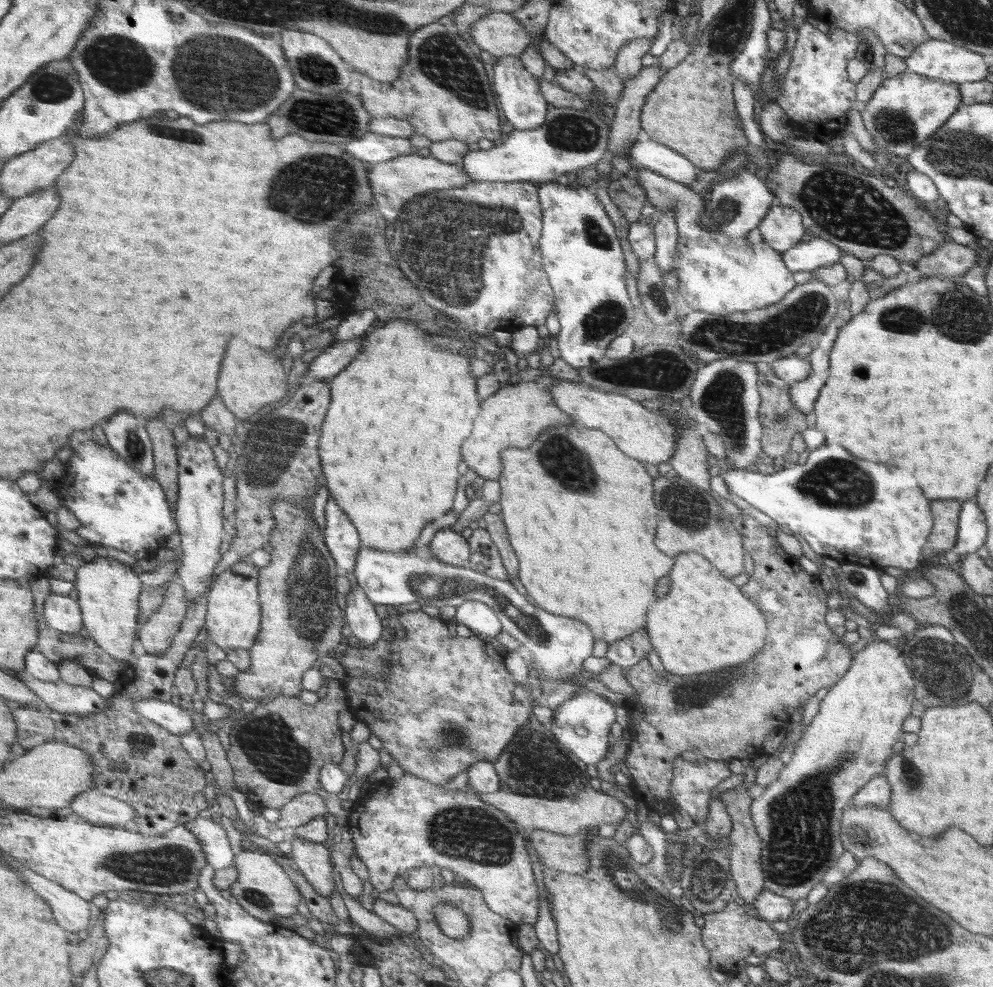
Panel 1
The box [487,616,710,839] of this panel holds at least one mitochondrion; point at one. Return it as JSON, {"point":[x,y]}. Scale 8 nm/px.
{"point":[540,768]}

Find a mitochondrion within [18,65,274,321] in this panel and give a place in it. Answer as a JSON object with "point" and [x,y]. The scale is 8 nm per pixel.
{"point":[56,86]}

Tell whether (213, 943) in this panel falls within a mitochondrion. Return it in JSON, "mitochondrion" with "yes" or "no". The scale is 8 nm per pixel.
{"mitochondrion":"no"}

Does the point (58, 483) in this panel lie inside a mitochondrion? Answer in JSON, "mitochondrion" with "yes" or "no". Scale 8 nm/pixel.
{"mitochondrion":"no"}

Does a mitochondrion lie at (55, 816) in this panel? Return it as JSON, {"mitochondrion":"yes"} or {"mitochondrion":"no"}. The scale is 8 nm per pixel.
{"mitochondrion":"no"}

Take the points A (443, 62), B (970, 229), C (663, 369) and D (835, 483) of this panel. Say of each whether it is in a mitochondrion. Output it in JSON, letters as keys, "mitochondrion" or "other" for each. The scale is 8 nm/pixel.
{"A":"mitochondrion","B":"other","C":"mitochondrion","D":"mitochondrion"}

